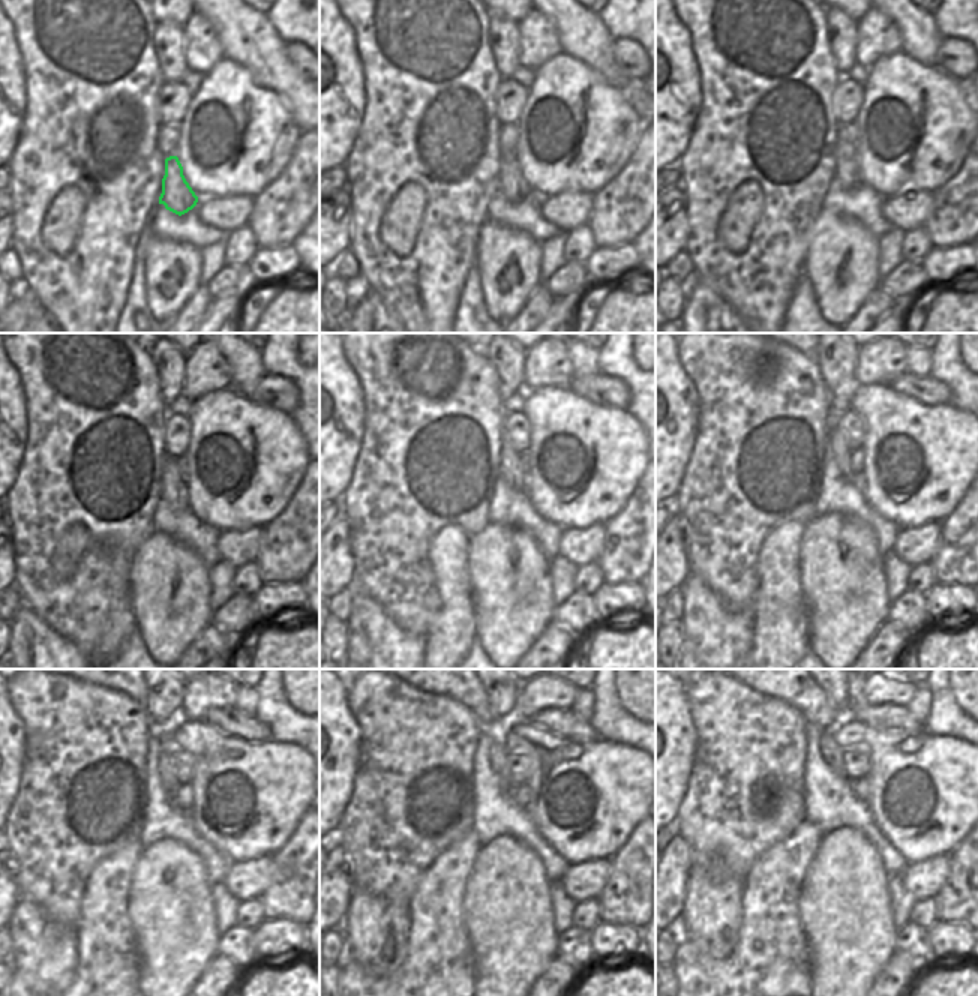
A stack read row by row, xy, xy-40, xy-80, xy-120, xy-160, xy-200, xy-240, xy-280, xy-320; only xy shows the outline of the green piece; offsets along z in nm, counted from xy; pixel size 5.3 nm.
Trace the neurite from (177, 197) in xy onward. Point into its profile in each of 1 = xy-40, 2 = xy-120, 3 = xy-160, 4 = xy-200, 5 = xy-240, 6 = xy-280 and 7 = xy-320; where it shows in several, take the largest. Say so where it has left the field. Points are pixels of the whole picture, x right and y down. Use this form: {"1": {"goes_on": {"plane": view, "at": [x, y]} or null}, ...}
{"1": {"goes_on": {"plane": "xy-40", "at": [512, 185]}}, "2": {"goes_on": {"plane": "xy-120", "at": [174, 492]}}, "3": {"goes_on": {"plane": "xy-160", "at": [512, 470]}}, "4": {"goes_on": {"plane": "xy-200", "at": [837, 441]}}, "5": {"goes_on": {"plane": "xy-240", "at": [170, 782]}}, "6": {"goes_on": {"plane": "xy-280", "at": [498, 753]}}, "7": {"goes_on": {"plane": "xy-320", "at": [833, 755]}}}

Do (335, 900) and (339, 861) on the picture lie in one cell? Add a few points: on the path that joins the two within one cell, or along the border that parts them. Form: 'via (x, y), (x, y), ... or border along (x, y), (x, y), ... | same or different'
via (335, 891), (336, 870) | same

